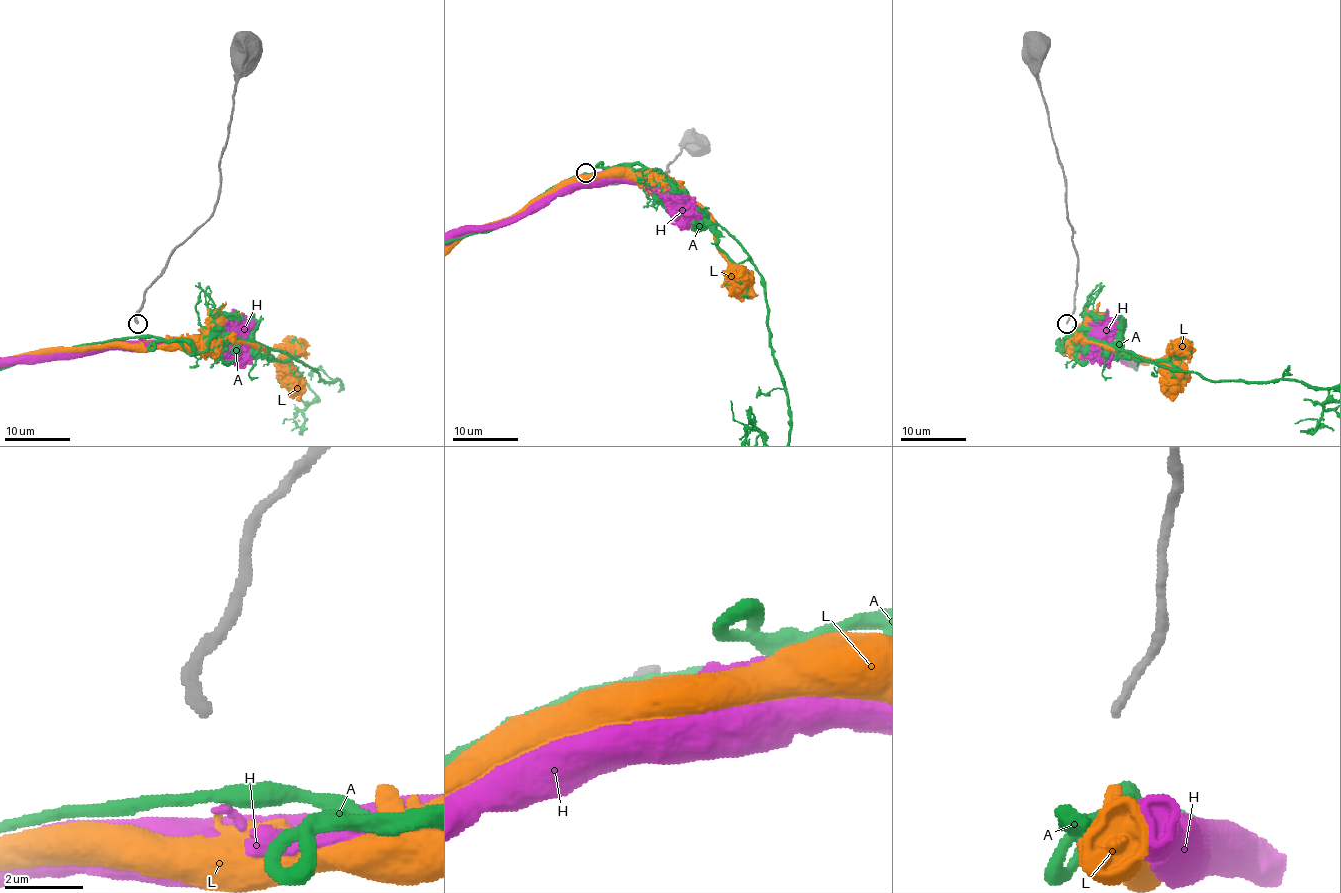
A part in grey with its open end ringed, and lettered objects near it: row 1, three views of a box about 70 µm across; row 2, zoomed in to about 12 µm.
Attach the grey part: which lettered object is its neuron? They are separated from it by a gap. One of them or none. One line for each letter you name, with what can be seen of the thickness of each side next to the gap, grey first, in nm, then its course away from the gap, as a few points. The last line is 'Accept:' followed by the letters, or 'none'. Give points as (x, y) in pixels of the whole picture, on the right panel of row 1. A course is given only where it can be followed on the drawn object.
Accept: none

